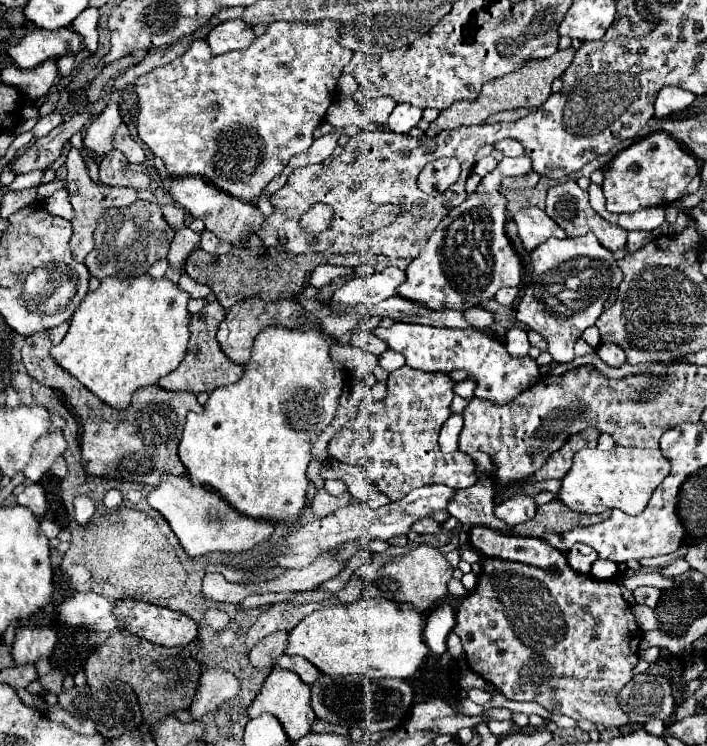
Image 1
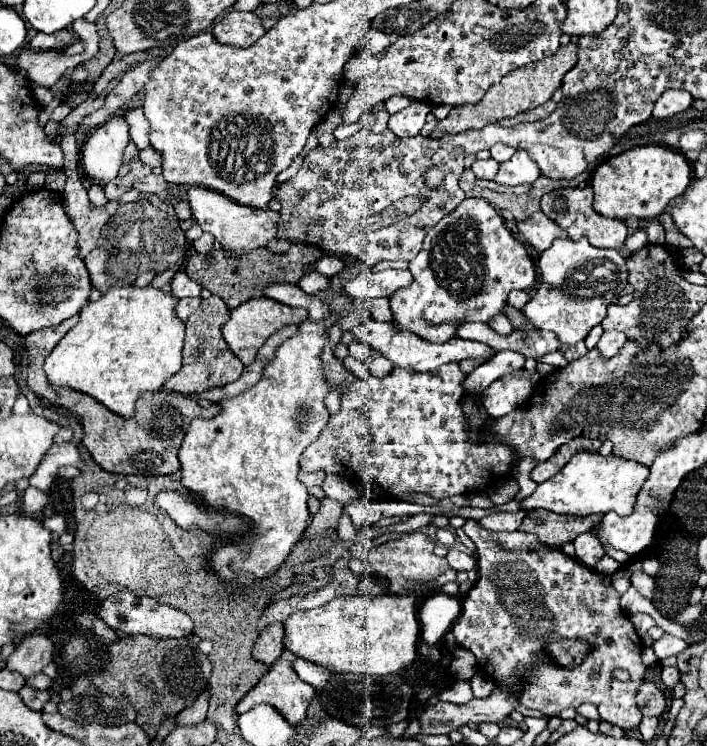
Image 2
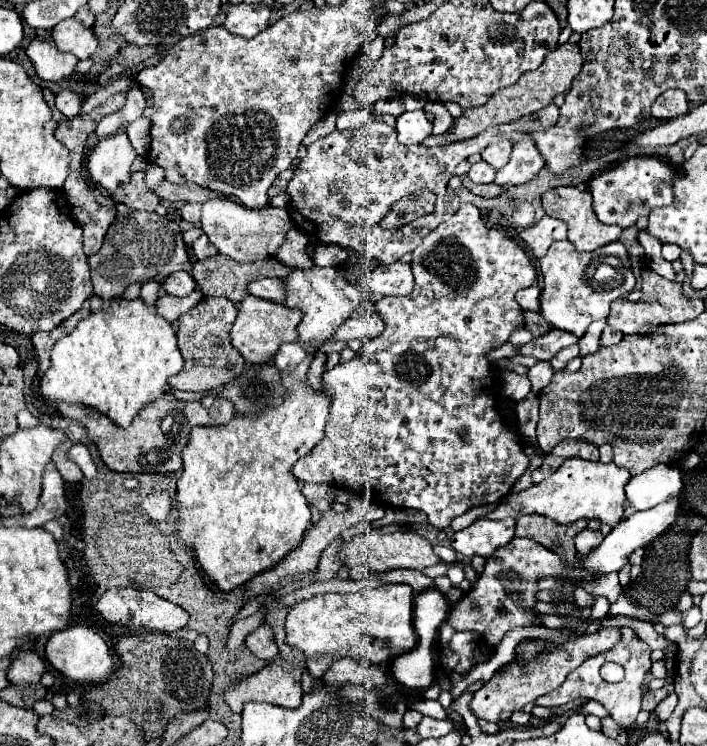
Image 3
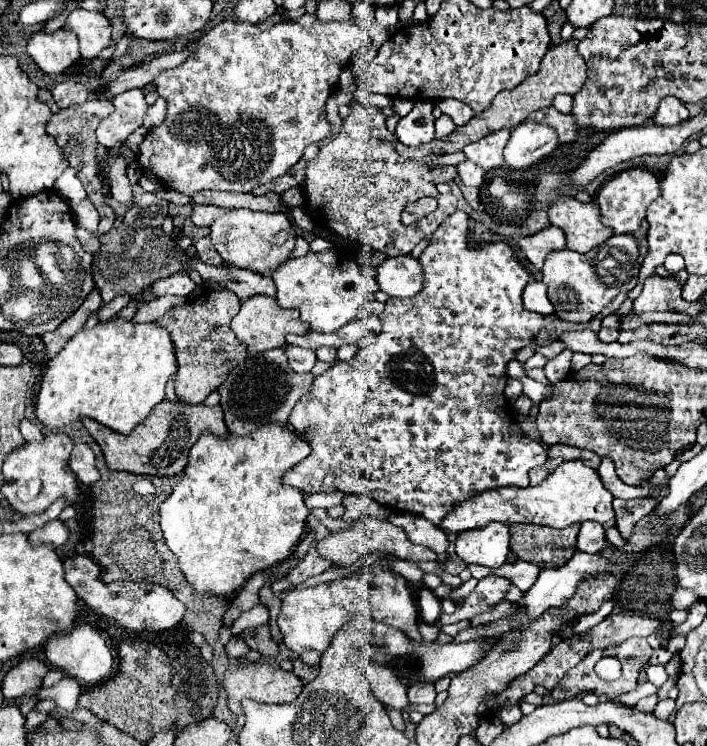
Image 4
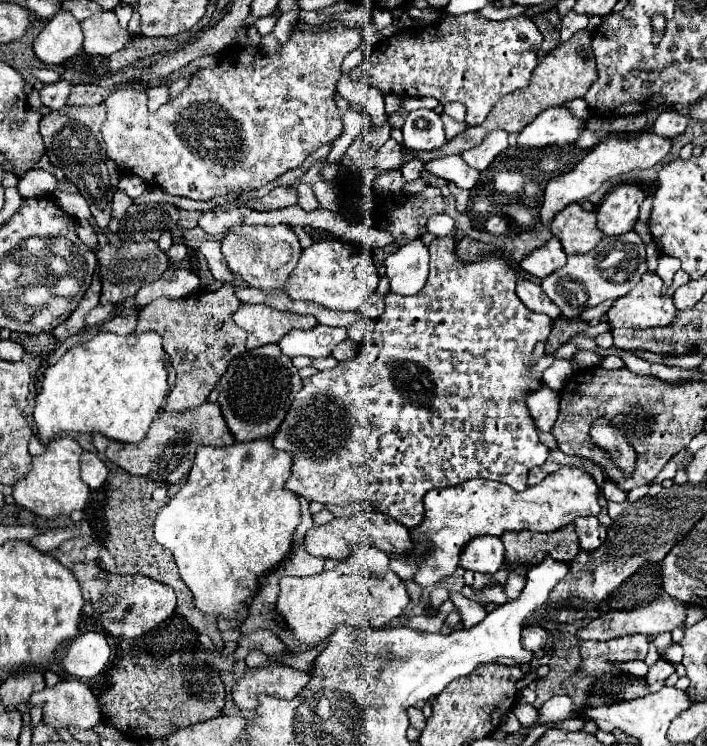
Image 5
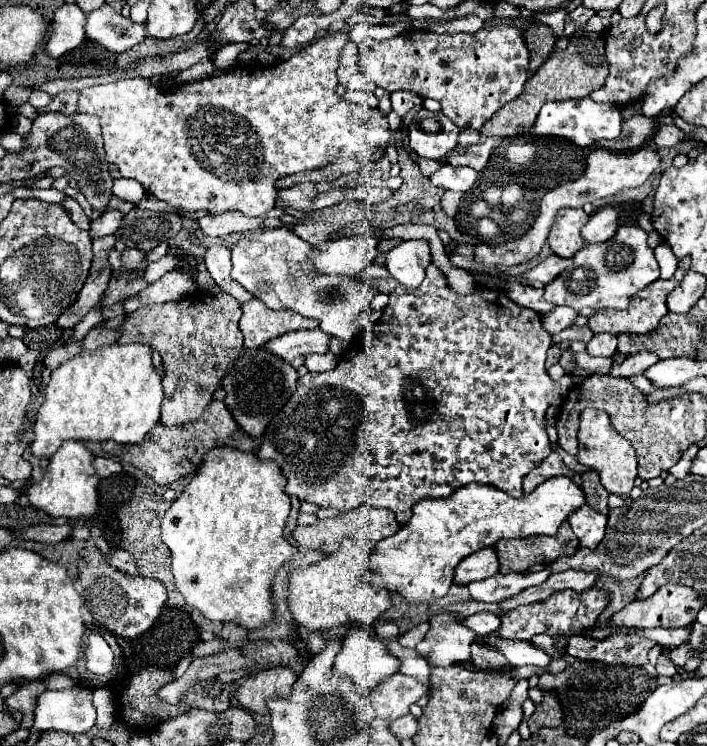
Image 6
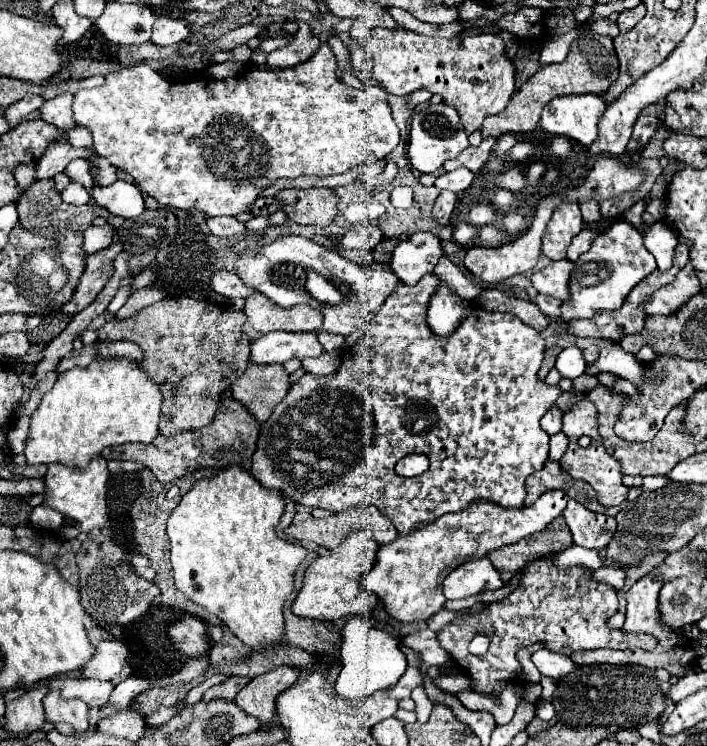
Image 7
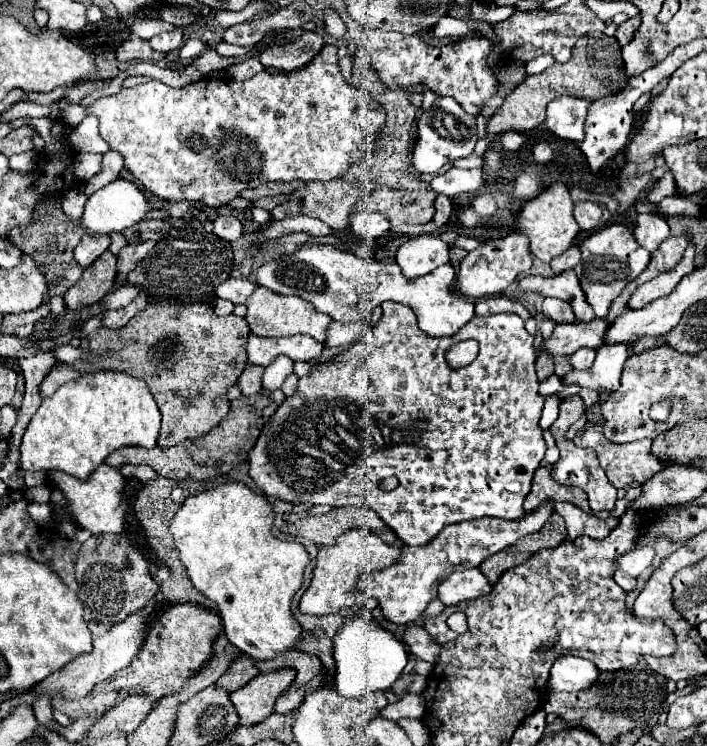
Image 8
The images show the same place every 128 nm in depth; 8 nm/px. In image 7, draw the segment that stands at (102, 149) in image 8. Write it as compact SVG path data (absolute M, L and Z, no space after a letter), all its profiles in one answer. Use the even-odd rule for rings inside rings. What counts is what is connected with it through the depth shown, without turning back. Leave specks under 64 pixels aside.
M76 126L68 132L68 144L74 148L90 148L92 146L92 132L84 126Z

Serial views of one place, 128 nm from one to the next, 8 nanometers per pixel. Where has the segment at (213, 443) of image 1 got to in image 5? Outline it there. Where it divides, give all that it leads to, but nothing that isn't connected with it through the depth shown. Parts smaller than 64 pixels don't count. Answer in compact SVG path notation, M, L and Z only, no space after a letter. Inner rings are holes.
M340 240L314 242L310 248L302 252L298 266L292 272L292 278L288 280L288 286L284 292L292 300L312 300L332 310L356 312L366 302L366 296L372 290L376 290L378 280L380 280L376 274L370 249L359 249L363 250L358 250L352 244L340 242ZM260 438L260 440L254 440L254 442L238 442L238 444L232 444L232 446L224 446L224 448L214 448L214 446L200 446L200 450L196 452L196 460L194 460L194 466L190 470L190 476L186 480L186 484L172 496L172 500L158 512L156 516L156 522L154 522L154 538L158 544L162 544L164 548L168 548L172 554L174 554L174 560L176 560L176 566L178 566L178 574L182 578L182 582L190 588L192 596L194 596L194 604L200 612L204 614L212 614L212 616L218 616L218 618L238 618L238 612L250 604L250 600L256 596L258 592L258 578L270 570L274 570L290 552L290 546L292 546L292 534L300 522L300 504L298 504L298 498L284 490L284 482L288 480L290 476L290 468L292 468L292 458L290 454L284 454L284 452L278 452L270 446L272 442L266 438Z

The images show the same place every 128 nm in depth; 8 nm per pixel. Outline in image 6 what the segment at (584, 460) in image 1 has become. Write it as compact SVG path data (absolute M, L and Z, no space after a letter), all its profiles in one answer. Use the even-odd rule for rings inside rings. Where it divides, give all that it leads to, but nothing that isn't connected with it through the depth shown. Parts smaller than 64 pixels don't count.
M566 476L550 478L532 494L524 494L522 498L508 498L502 490L476 484L456 490L452 498L426 498L414 506L414 514L408 524L404 524L394 536L376 544L368 574L378 578L370 578L370 582L386 588L388 592L400 594L412 604L444 598L460 560L476 550L494 546L502 538L556 534L560 522L564 522L568 514L584 502L584 492Z

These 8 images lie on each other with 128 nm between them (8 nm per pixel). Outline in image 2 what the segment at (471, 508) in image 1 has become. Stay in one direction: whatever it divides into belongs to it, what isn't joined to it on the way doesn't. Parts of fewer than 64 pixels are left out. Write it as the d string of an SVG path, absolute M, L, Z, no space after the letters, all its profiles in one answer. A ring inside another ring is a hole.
M466 520L462 528L478 548L480 578L466 594L462 602L462 612L456 618L452 632L456 636L456 642L476 656L478 668L499 686L508 685L513 688L520 684L522 690L518 694L518 702L526 708L540 710L542 714L556 714L564 708L578 708L582 702L592 702L596 704L602 720L620 726L622 730L636 728L642 720L642 714L636 706L636 692L644 682L646 666L640 658L642 640L636 634L628 616L624 616L624 612L620 610L620 596L616 594L616 590L606 590L604 580L596 572L566 556L562 550L544 546L534 534L492 534L484 530L476 520ZM556 638L586 638L594 644L594 650L584 658L580 666L572 670L556 670L556 666L548 666L548 662L544 662L544 652L540 650L544 642L552 642ZM614 668L628 670L630 680L614 680L610 674Z

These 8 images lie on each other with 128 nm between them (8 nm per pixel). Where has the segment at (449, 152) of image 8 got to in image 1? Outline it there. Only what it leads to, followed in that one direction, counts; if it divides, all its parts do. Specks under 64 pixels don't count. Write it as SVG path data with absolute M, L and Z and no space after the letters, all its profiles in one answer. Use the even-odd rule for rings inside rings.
M398 104L394 108L394 112L390 114L386 126L392 132L408 134L412 128L418 126L420 120L422 120L422 110L420 108L414 108L412 104Z

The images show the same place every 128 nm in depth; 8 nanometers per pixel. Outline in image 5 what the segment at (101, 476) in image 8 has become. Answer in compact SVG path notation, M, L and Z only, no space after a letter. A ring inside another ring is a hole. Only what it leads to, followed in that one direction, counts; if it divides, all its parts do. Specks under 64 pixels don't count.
M70 436L52 440L48 444L46 452L32 460L32 470L30 470L28 478L14 484L12 496L14 496L16 504L20 504L26 510L44 518L54 518L60 514L70 516L74 510L84 510L84 506L90 498L90 488L80 478L80 454L82 454L80 444Z

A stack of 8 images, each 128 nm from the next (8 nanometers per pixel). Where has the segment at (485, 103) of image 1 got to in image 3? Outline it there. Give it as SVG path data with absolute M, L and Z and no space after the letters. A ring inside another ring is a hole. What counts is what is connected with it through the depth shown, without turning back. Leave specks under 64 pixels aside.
M560 44L556 50L552 50L544 58L544 62L536 70L532 70L528 74L522 74L516 84L496 92L484 106L464 110L464 114L454 120L454 126L446 134L428 136L424 140L424 146L446 146L446 144L452 144L452 142L462 142L462 140L474 138L476 134L484 132L486 128L492 128L492 126L498 126L498 124L508 124L508 122L518 120L518 118L522 118L526 114L538 112L540 108L548 106L556 94L564 94L564 92L568 92L572 88L572 80L580 72L582 62L584 60L580 56L578 44Z

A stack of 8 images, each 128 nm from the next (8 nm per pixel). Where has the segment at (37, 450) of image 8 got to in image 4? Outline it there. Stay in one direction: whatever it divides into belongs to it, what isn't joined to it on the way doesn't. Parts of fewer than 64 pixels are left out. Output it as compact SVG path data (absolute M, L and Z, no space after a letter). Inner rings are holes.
M108 320L98 322L90 330L80 330L72 336L62 352L48 362L48 368L42 376L38 402L36 402L36 418L46 428L62 428L82 418L92 418L106 428L112 428L120 434L132 434L132 430L146 420L150 410L164 400L164 388L170 376L176 372L176 356L170 334L150 322L150 324L134 324L130 320Z

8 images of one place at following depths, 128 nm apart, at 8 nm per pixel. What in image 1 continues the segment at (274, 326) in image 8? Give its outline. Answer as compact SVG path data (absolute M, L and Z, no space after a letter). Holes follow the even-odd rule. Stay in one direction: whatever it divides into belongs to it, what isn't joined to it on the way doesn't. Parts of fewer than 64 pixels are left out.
M246 298L242 302L238 302L236 306L232 306L224 318L224 322L218 326L218 342L220 348L224 350L224 354L228 358L232 358L232 362L246 366L250 360L250 352L252 352L252 344L254 338L268 326L282 326L282 328L298 328L300 326L300 318L302 318L304 310L298 302L294 300L278 300L278 302L264 302L260 298Z

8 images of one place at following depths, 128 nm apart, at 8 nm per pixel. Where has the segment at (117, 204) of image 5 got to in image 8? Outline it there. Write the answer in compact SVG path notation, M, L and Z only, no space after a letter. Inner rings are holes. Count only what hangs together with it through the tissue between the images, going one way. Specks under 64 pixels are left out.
M110 236L82 238L80 244L74 248L74 260L80 264L80 268L88 268L108 246L110 246Z

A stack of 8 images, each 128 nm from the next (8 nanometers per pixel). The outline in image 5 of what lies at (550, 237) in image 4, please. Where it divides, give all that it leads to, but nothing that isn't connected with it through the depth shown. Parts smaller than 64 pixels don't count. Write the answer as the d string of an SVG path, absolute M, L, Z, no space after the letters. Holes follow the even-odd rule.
M552 236L542 248L534 250L530 256L526 256L520 262L520 268L524 272L528 272L534 278L546 278L548 274L552 274L554 270L562 268L566 264L566 254L560 246L560 242L556 242L556 238Z

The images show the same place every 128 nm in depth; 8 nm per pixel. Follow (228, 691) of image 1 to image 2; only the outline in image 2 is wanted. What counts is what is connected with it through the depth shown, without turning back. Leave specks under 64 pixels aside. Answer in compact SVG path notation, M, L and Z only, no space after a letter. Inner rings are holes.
M204 692L190 708L182 710L176 716L176 726L192 726L192 724L200 724L206 720L206 712L208 712L208 698L210 692Z

